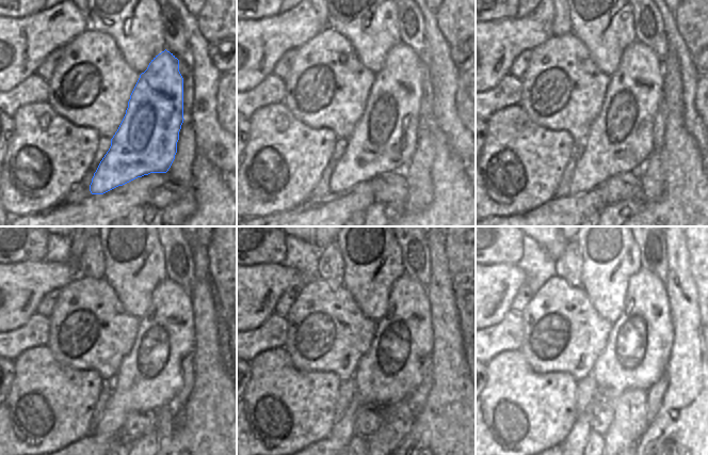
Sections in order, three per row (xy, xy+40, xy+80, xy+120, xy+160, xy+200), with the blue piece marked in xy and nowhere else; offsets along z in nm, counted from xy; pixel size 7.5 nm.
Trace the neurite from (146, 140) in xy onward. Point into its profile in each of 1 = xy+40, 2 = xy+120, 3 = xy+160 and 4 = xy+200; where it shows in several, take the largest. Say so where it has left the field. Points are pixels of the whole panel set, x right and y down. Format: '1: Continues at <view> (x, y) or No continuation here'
1: Continues at xy+40 (385, 138)
2: Continues at xy+120 (149, 376)
3: Continues at xy+160 (391, 369)
4: Continues at xy+200 (637, 352)

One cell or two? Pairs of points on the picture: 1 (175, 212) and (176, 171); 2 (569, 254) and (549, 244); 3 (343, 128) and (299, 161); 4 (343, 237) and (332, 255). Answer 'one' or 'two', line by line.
1: one
2: two
3: two
4: two

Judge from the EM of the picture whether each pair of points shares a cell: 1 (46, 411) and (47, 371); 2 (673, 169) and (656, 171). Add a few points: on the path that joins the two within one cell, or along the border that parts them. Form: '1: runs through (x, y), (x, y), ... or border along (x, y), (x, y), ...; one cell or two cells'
1: runs through (46, 402), (46, 380); one cell
2: border along (660, 150), (660, 165), (664, 176), (663, 194); two cells

